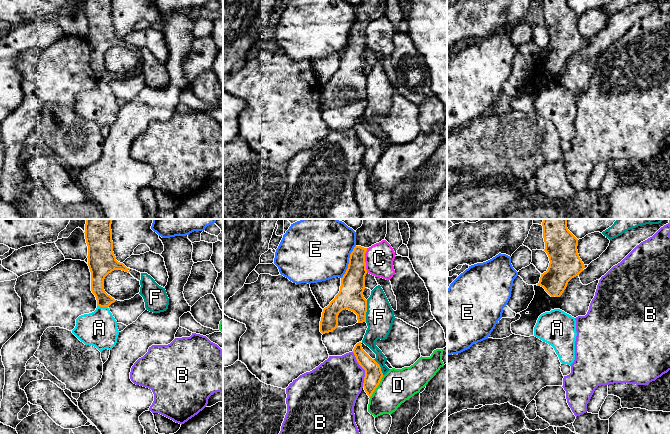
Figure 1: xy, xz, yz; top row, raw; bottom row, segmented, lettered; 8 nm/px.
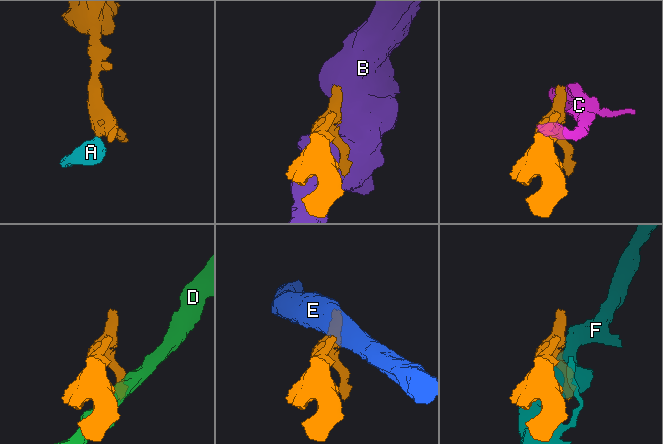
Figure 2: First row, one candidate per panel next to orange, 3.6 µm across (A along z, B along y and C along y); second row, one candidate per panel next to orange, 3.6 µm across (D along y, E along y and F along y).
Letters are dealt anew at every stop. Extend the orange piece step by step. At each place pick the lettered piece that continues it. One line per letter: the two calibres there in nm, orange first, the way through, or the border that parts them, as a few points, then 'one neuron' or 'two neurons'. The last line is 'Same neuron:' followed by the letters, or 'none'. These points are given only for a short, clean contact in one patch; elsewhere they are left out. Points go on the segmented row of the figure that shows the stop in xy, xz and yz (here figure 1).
A: calibres 110 and 280 nm; border xy (97, 305), (107, 307); two neurons
B: calibres 140 and 400 nm; two neurons
C: calibres 190 and 220 nm; two neurons
D: calibres 140 and 280 nm; border xz (383, 375), (380, 383), (369, 397); two neurons
E: calibres 190 and 480 nm; two neurons
F: calibres 200 and 220 nm; two neurons
Same neuron: none

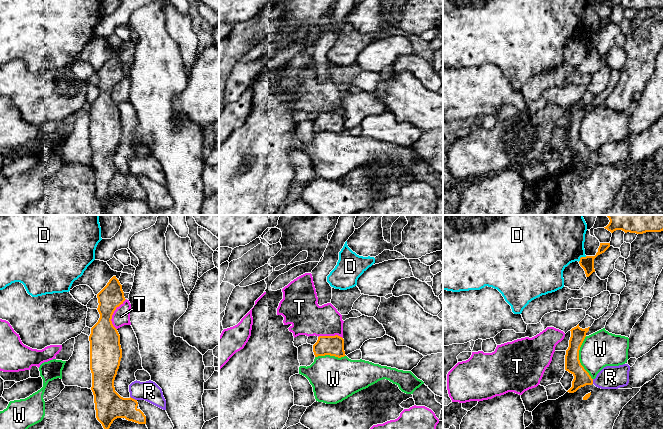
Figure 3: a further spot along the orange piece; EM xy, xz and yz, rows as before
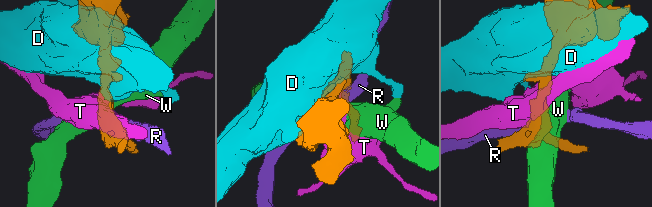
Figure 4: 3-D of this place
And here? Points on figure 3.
D: calibres 110 and 440 nm; two neurons
R: calibres 240 and 160 nm; two neurons
T: calibres 240 and 140 nm; two neurons
W: calibres 130 and 280 nm; border yz (585, 336), (579, 350), (579, 362), (592, 379); two neurons
Same neuron: none

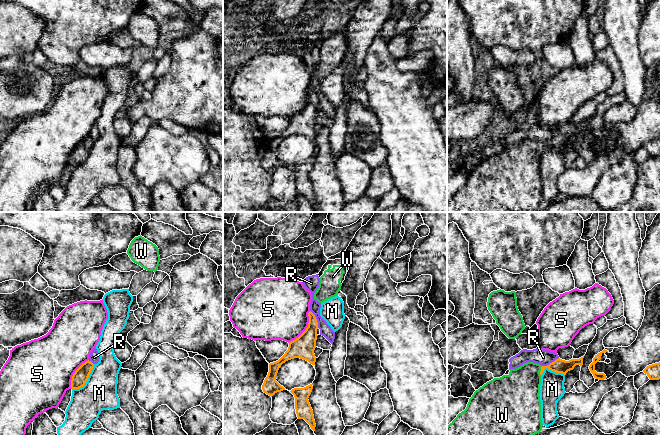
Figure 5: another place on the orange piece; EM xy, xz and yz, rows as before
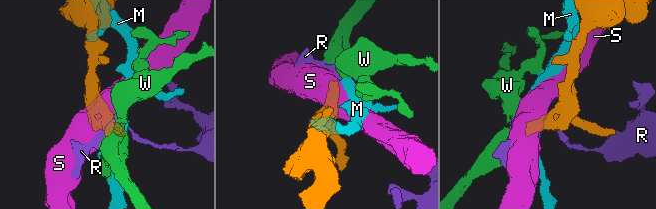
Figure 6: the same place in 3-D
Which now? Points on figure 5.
M: calibres 120 and 280 nm; two neurons
R: calibres 110 and 130 nm; border yz (558, 357), (548, 364), (541, 366); two neurons
S: calibres 180 and 440 nm; two neurons
W: calibres 110 and 340 nm; way yz (559, 366), (545, 366), (540, 371), (518, 393); one neuron
Same neuron: W

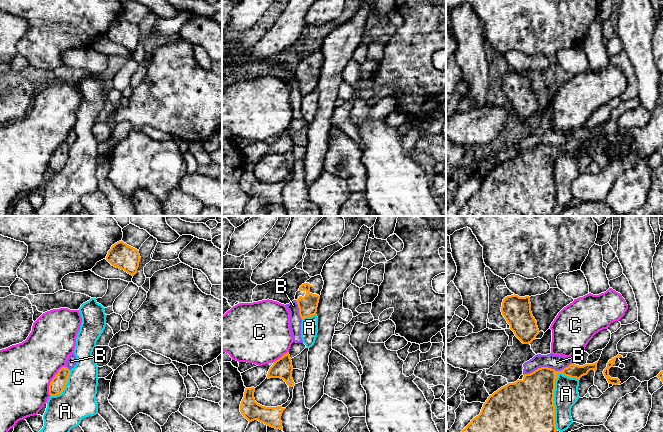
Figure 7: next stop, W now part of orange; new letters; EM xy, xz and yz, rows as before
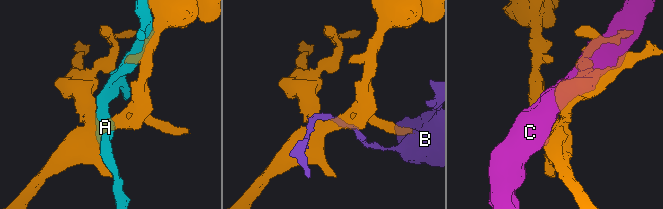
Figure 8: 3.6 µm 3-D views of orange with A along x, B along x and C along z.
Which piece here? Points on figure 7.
A: calibres 420 and 190 nm; two neurons
B: calibres 320 and 130 nm; two neurons
C: calibres 120 and 440 nm; two neurons
Same neuron: none

